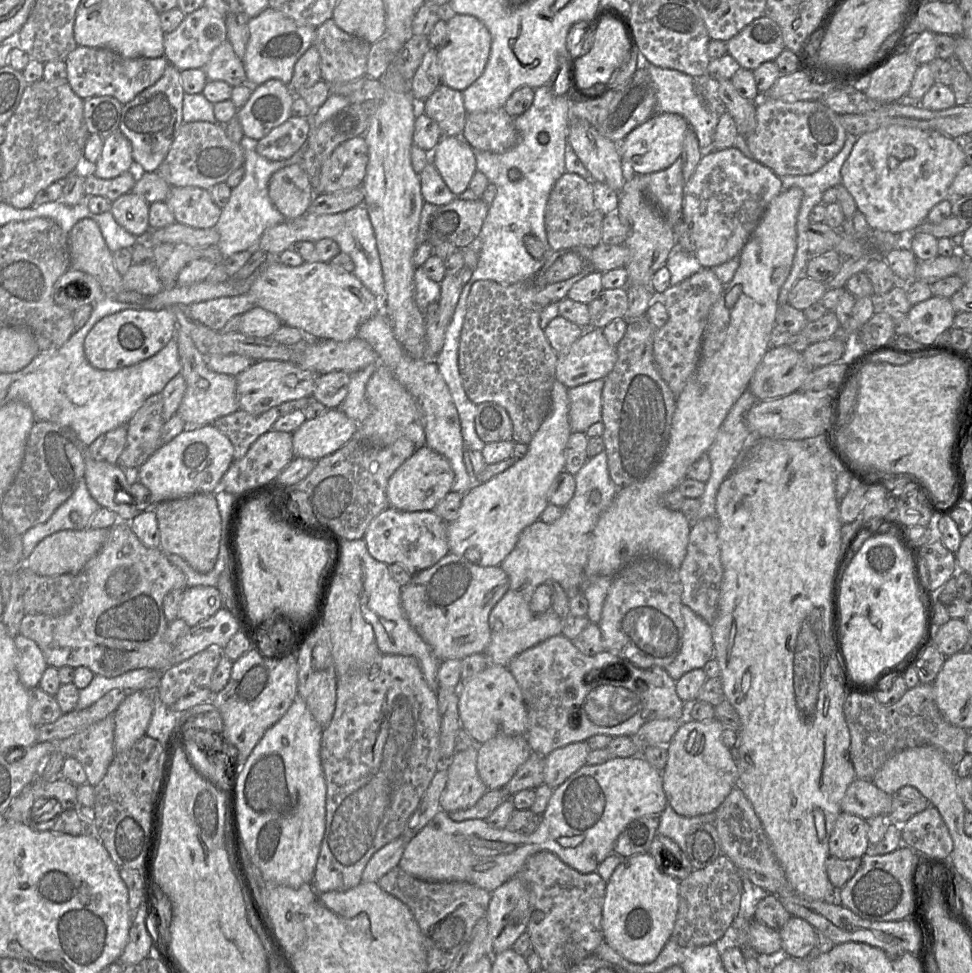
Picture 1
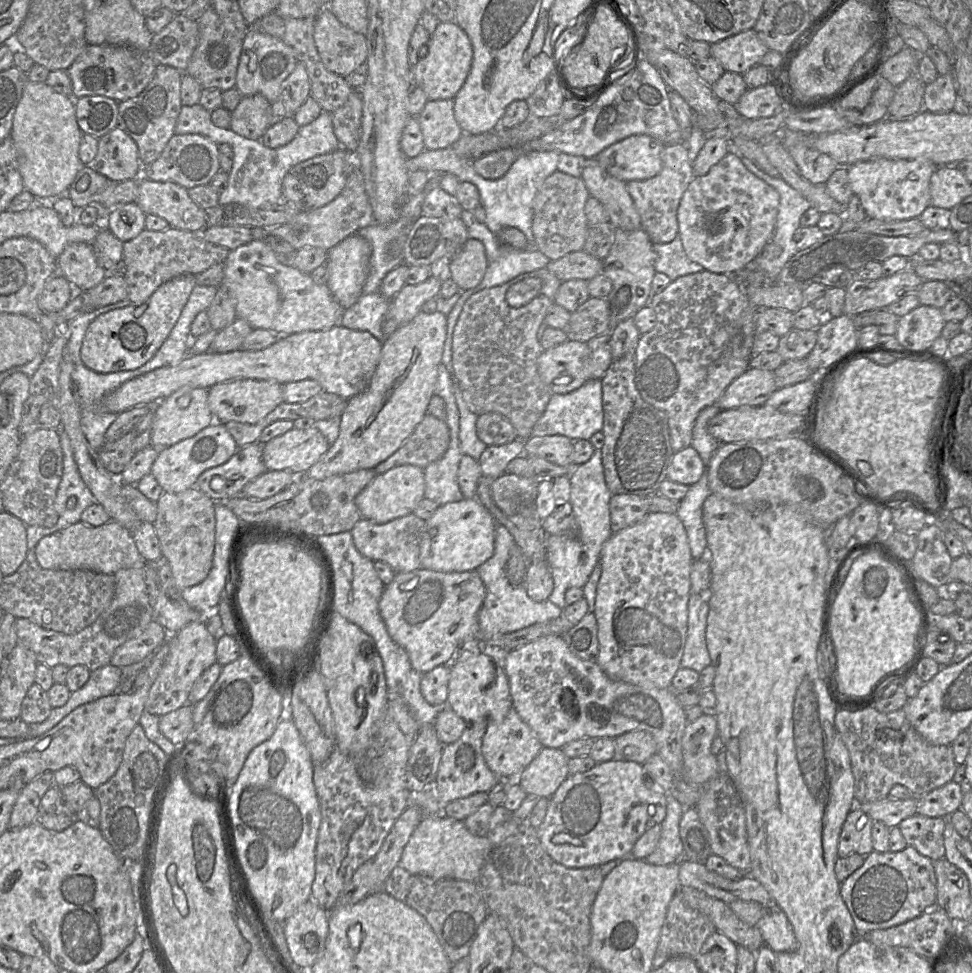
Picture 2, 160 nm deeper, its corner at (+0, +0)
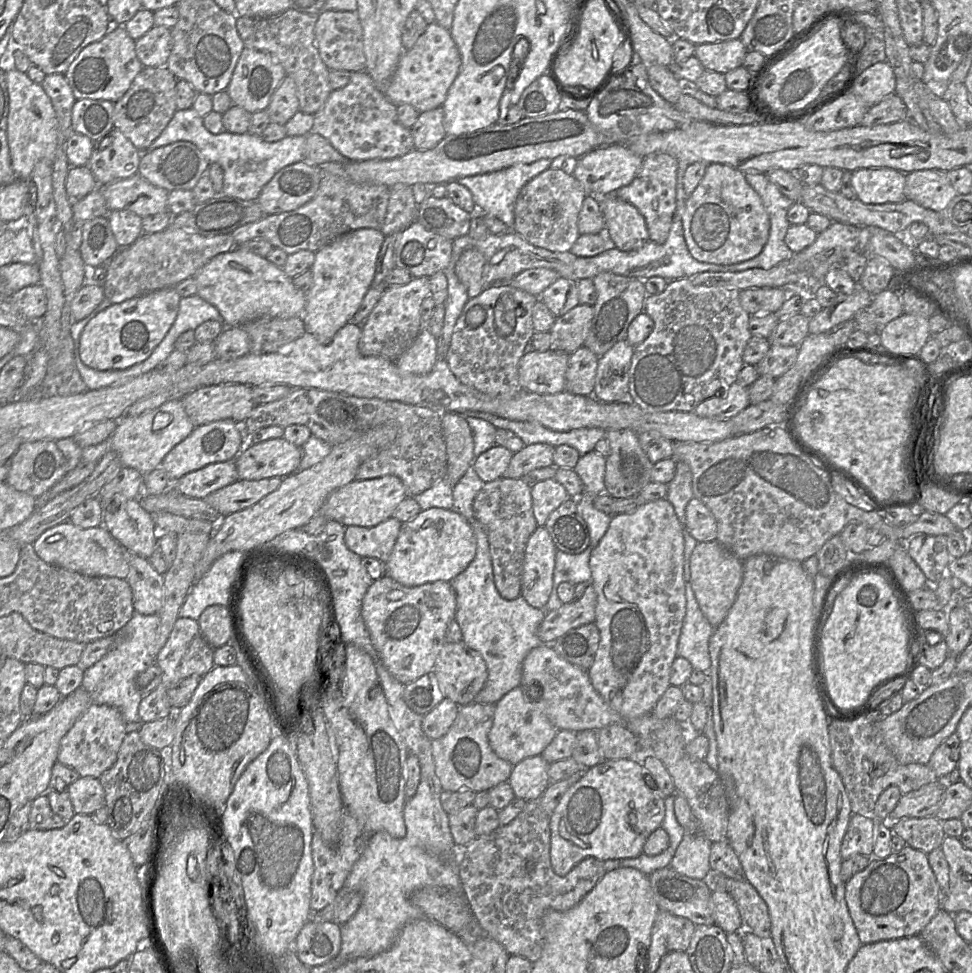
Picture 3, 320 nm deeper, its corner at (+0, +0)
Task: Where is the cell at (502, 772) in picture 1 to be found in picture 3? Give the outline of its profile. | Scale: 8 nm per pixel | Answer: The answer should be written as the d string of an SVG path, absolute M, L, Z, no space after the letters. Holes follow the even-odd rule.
M518 686L495 704L493 724L488 734L489 743L499 758L513 766L526 758L541 755L559 731L533 702L527 692L523 693L523 688Z

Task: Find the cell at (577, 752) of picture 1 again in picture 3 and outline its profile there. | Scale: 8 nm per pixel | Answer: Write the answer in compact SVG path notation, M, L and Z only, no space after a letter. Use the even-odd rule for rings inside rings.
M541 755L526 758L514 765L507 782L515 797L525 801L540 799L551 784L548 777L549 765Z

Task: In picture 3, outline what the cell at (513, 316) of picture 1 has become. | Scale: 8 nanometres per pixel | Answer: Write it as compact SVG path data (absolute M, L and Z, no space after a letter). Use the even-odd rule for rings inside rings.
M510 284L487 286L478 296L469 298L454 326L446 356L455 377L463 384L488 395L516 395L520 392L523 388L519 382L518 364L535 333L532 312L538 300L539 297ZM474 306L480 306L486 317L479 327L470 328L465 317Z

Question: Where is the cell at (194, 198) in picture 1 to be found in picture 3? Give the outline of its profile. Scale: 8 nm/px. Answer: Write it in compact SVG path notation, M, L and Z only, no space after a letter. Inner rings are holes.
M139 173L122 180L108 184L98 185L108 208L113 210L128 210L141 218L168 212L168 192L157 187Z

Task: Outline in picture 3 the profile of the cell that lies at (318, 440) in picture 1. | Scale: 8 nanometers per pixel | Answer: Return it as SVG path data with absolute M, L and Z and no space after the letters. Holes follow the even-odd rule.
M283 437L245 445L235 459L239 480L284 478L299 466L301 447Z

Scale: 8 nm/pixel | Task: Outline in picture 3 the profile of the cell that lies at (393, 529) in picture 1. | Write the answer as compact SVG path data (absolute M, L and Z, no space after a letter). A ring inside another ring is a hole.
M391 517L374 527L348 526L344 540L349 550L385 563L394 548L403 523Z

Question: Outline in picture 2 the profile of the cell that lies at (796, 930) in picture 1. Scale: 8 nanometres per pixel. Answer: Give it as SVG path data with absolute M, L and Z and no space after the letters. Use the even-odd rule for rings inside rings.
M774 902L761 905L762 918L755 926L760 930L765 945L774 953L796 951L798 943L784 911Z

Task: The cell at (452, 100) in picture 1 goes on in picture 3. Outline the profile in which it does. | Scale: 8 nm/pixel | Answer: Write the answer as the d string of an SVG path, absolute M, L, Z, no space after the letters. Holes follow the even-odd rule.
M442 107L419 114L410 129L416 150L425 151L432 149L446 137L443 119L444 111Z

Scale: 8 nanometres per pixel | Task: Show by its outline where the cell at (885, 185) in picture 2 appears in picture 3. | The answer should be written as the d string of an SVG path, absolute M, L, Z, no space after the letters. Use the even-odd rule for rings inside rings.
M861 168L852 171L851 184L864 204L900 203L906 199L906 174L891 168Z

